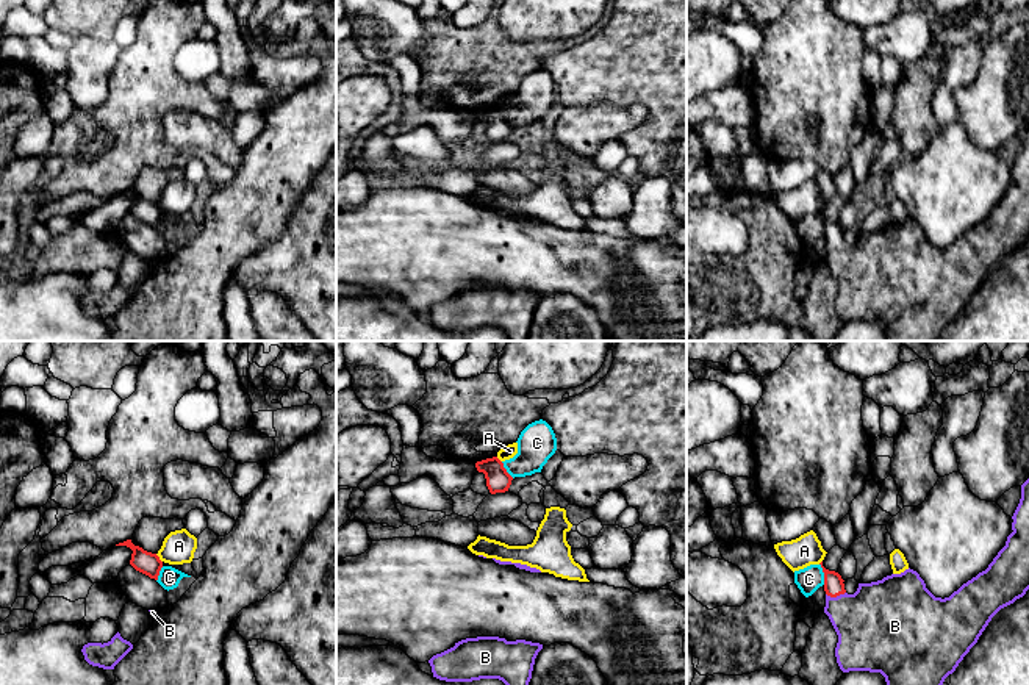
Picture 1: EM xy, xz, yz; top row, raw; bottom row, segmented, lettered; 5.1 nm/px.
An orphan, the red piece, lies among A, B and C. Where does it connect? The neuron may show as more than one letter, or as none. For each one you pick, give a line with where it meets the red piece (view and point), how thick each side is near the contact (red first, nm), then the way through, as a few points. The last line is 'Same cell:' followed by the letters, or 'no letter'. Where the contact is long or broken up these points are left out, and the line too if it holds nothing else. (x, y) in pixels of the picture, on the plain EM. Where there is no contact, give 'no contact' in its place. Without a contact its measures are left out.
B: yz (835, 246) | 100/400 nm | across yz (834, 235), (835, 246), (859, 269), (874, 274)
Same cell: B

